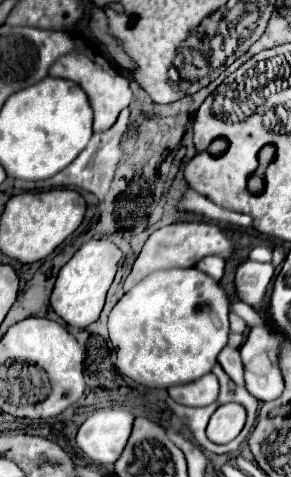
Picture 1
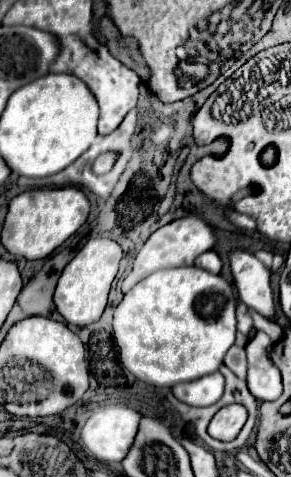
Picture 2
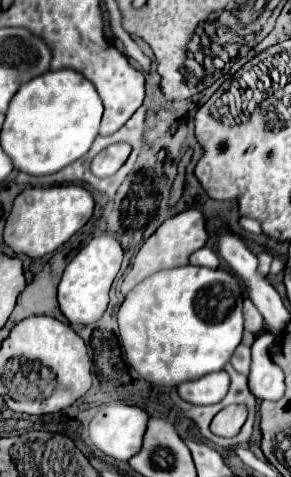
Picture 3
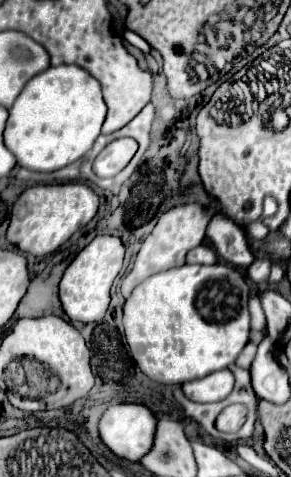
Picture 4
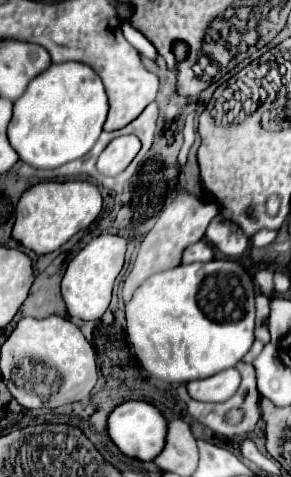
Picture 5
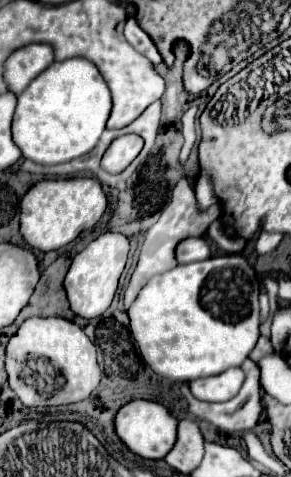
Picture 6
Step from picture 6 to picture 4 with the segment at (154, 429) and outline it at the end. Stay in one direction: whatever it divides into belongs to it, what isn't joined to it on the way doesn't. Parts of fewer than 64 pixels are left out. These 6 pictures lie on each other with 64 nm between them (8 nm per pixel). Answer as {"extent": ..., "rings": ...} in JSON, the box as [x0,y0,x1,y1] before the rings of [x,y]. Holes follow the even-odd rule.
{"extent":[98,404,154,460],"rings":[[[114,404],[98,420],[102,444],[118,458],[140,460],[152,446],[154,414],[142,404]]]}

